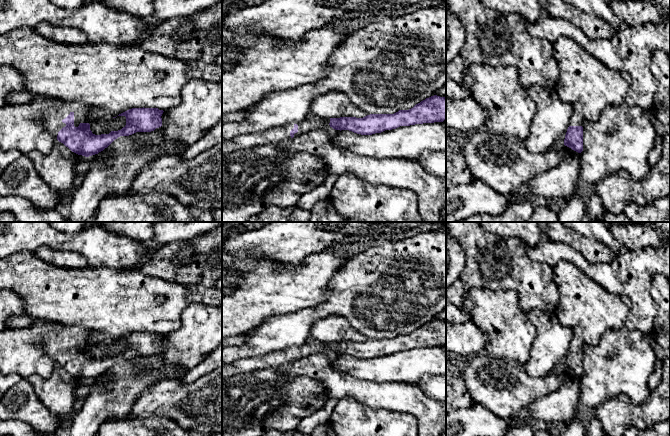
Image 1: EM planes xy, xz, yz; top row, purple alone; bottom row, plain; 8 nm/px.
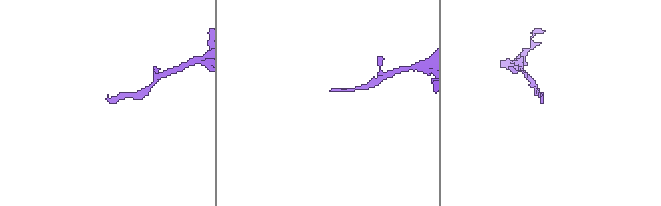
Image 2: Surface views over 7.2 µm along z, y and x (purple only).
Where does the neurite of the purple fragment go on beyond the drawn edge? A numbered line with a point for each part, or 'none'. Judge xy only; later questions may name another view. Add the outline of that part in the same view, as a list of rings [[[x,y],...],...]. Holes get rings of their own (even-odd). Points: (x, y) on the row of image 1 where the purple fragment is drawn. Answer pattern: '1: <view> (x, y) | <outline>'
1: xy (52, 117) | [[[63,102],[54,107],[49,107],[42,114],[43,125],[47,131],[57,137],[58,132],[66,126],[62,122],[71,112],[74,113],[74,126],[78,127],[80,123],[89,123],[93,126],[100,119],[95,119],[90,114],[90,109],[79,103]]]

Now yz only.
1: yz (577, 118) | [[[581,103],[573,104],[573,114],[569,121],[569,126],[582,126],[584,122],[583,106]]]

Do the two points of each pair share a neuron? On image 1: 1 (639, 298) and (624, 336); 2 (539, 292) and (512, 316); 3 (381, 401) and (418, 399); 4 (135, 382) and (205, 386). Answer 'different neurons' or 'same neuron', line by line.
1: different neurons
2: different neurons
3: same neuron
4: different neurons

